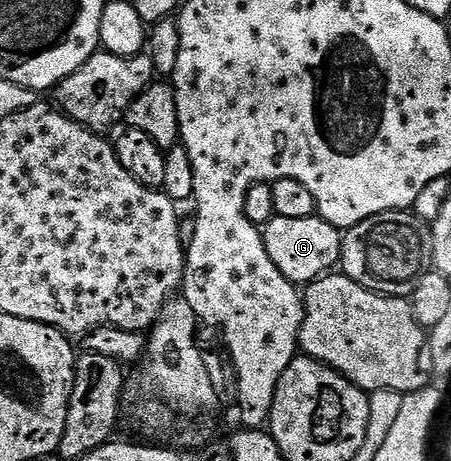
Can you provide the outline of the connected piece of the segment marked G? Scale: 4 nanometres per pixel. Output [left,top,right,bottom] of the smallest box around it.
[262,214,344,285]

